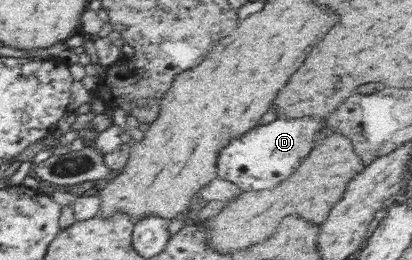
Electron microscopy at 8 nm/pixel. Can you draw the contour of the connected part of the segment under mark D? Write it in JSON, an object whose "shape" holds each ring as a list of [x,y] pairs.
{"shape":[[[274,121],[268,125],[256,125],[244,137],[234,139],[218,157],[218,177],[228,178],[240,187],[241,191],[261,190],[275,186],[289,176],[299,161],[308,155],[312,145],[320,137],[314,135],[317,121]]]}

